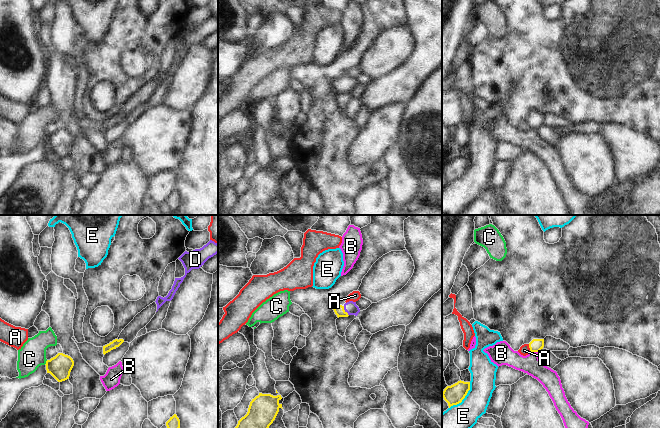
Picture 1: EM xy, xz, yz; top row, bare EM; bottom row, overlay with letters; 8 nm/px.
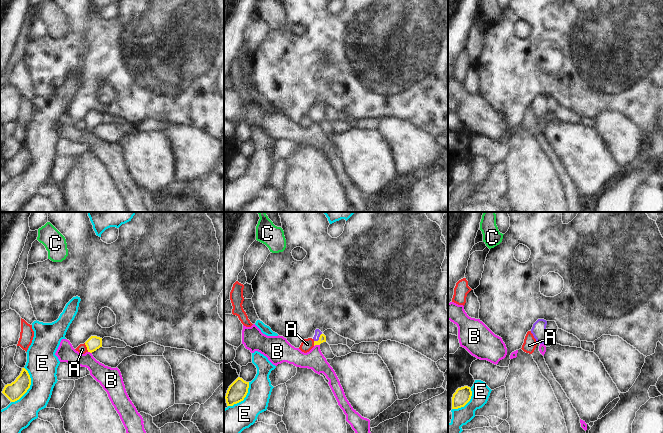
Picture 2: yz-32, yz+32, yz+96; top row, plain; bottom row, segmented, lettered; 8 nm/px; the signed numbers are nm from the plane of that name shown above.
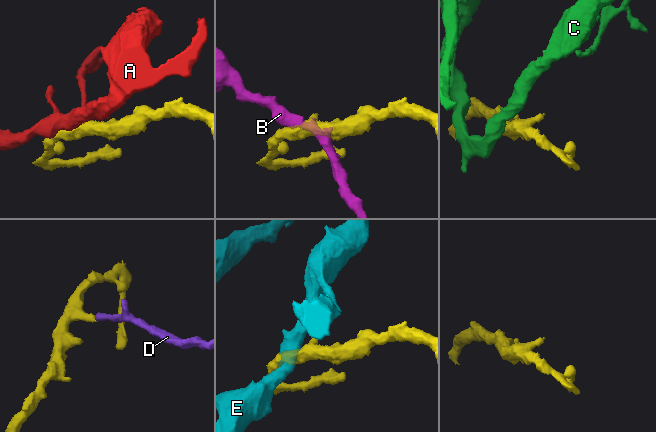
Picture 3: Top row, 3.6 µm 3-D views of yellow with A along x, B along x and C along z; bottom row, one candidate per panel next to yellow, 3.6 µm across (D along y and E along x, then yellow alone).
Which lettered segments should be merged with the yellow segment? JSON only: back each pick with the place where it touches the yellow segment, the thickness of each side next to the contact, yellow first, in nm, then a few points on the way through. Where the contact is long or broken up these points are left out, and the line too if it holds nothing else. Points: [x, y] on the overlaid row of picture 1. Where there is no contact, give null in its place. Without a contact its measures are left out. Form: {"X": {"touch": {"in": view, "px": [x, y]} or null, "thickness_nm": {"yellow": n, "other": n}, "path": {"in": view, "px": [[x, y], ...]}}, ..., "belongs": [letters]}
{"D": {"touch": {"in": "xz", "px": [344, 311]}, "thickness_nm": {"yellow": 80, "other": 100}, "path": {"in": "xz", "px": [[339, 310], [344, 311], [351, 308]]}}, "belongs": ["D"]}

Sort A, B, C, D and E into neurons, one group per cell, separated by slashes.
A / B / C / D / E

